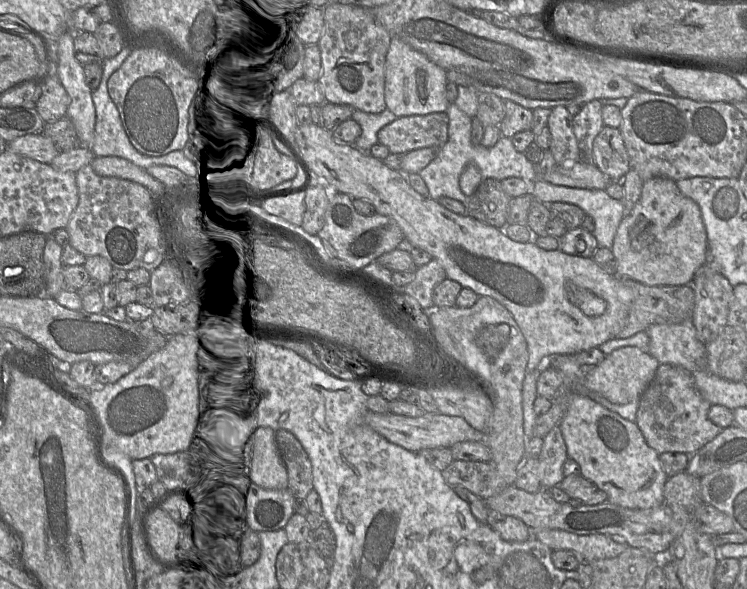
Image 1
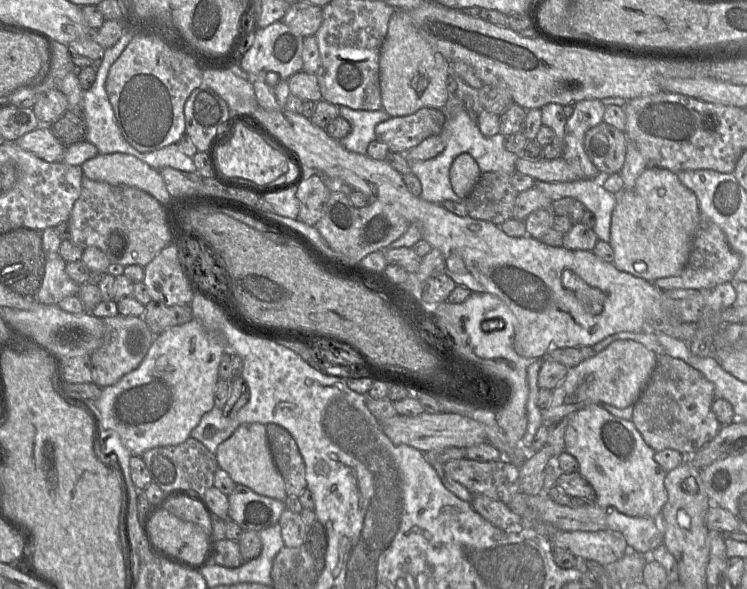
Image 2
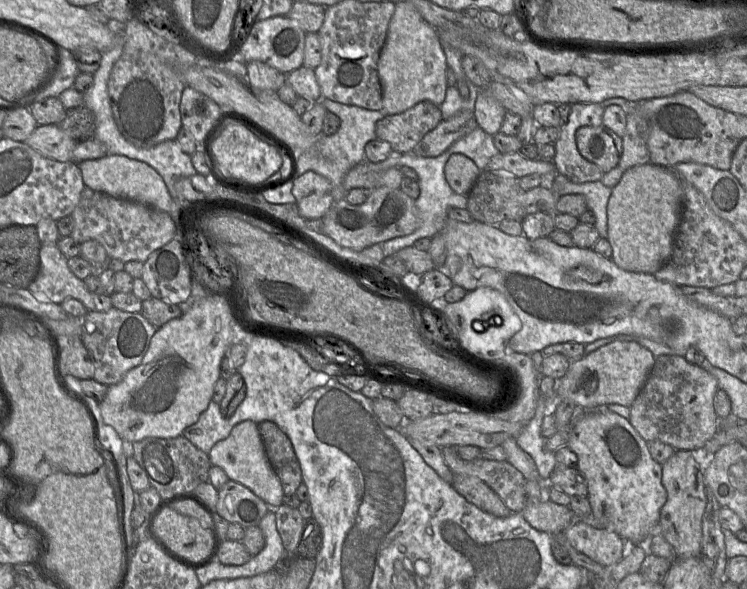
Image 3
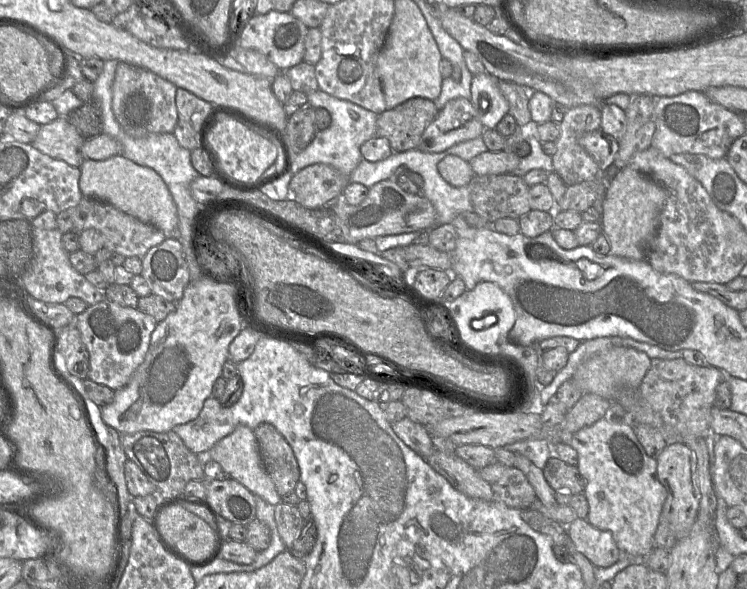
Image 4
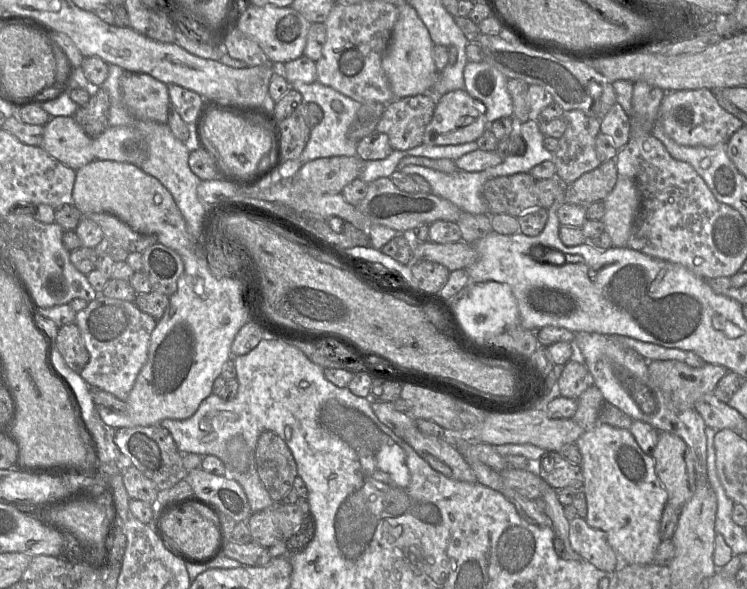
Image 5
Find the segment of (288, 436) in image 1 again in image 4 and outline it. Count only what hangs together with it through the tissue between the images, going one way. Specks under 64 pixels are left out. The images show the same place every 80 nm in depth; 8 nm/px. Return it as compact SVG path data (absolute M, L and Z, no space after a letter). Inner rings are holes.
M261 423L254 429L263 466L283 497L294 491L300 481L300 470L291 446L277 429Z

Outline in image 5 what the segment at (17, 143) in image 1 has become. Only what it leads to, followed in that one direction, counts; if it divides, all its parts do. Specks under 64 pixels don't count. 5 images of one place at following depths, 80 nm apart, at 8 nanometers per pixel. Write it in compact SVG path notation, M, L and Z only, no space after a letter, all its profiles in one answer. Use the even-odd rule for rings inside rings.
M72 116L51 117L44 125L40 147L75 171L94 160L92 138L81 129Z

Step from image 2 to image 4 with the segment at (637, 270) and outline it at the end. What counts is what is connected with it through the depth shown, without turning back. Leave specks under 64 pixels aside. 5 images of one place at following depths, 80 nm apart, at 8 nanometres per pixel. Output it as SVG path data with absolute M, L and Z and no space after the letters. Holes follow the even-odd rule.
M630 167L620 169L607 183L602 203L602 233L610 243L610 254L630 260L643 260L645 244L657 228L659 214L666 199L666 190L649 177Z

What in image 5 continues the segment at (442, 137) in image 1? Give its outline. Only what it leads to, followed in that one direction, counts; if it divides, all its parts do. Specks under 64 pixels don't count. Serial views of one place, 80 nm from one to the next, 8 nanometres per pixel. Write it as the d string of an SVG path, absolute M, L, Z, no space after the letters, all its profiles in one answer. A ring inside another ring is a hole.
M431 94L393 99L376 126L388 136L393 150L407 150L423 143L424 131L432 119L436 99Z

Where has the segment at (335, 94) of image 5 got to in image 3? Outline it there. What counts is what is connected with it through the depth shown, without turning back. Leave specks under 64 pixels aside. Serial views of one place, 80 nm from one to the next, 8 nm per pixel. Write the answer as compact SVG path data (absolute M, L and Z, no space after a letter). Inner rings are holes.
M322 95L315 102L320 102L327 111L336 114L340 119L340 127L332 135L320 135L314 147L297 156L295 178L307 171L313 171L324 176L331 183L333 201L338 202L346 196L346 190L343 186L346 174L357 164L366 160L365 146L368 142L376 139L376 122L387 114L383 108L380 111L367 110L358 106L338 103Z

